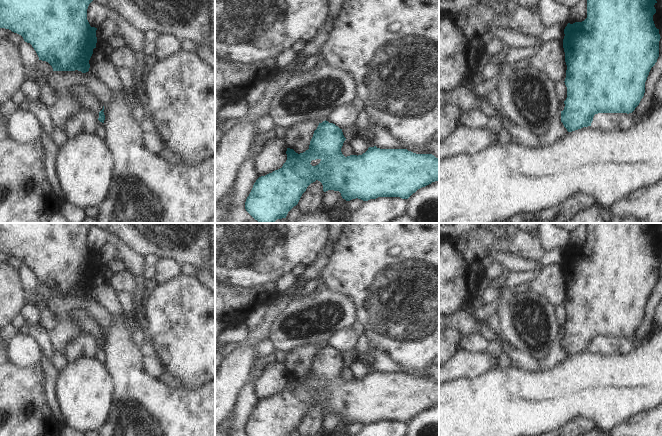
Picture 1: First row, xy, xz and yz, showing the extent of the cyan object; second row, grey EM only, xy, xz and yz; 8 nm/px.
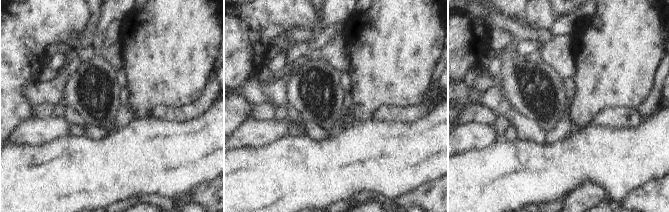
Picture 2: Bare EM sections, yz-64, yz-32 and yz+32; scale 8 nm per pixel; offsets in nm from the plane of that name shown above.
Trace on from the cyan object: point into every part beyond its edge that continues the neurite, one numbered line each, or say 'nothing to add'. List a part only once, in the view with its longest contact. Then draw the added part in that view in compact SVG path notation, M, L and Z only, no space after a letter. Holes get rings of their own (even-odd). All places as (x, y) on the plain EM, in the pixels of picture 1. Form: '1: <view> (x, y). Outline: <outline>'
nothing to add

